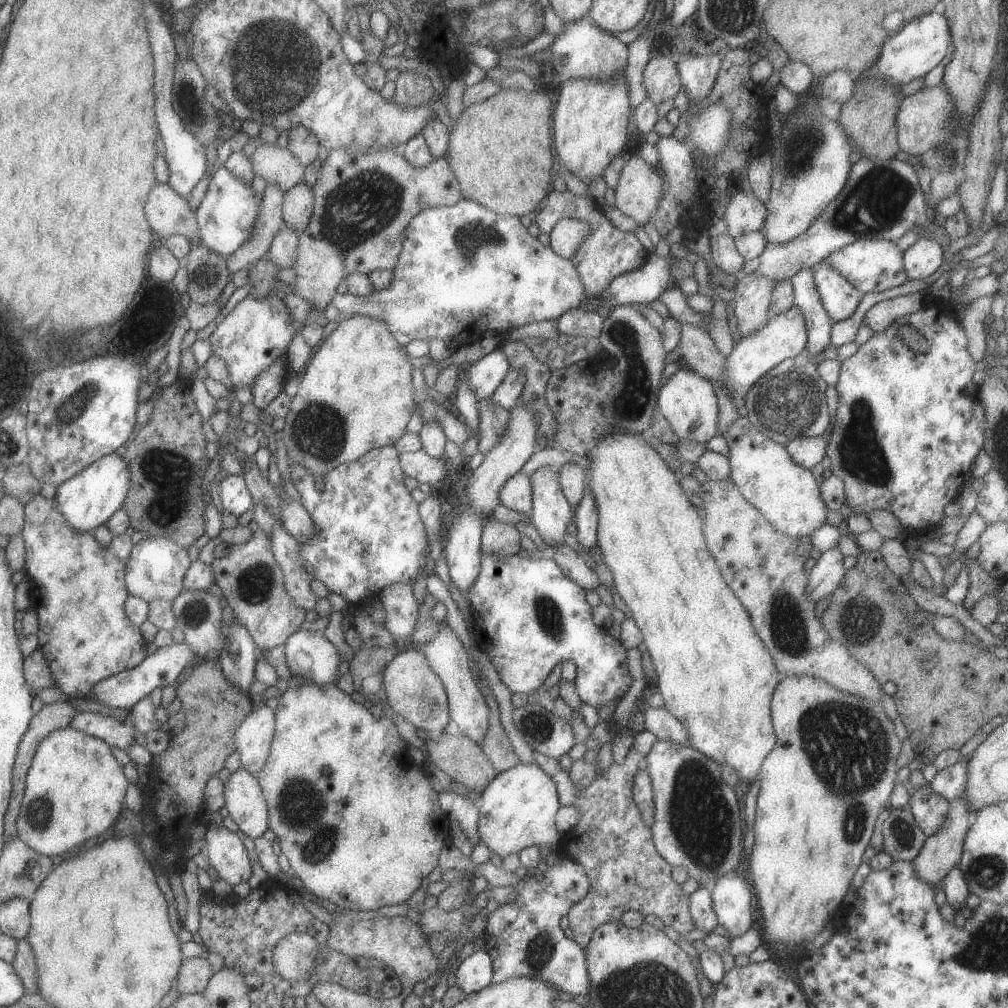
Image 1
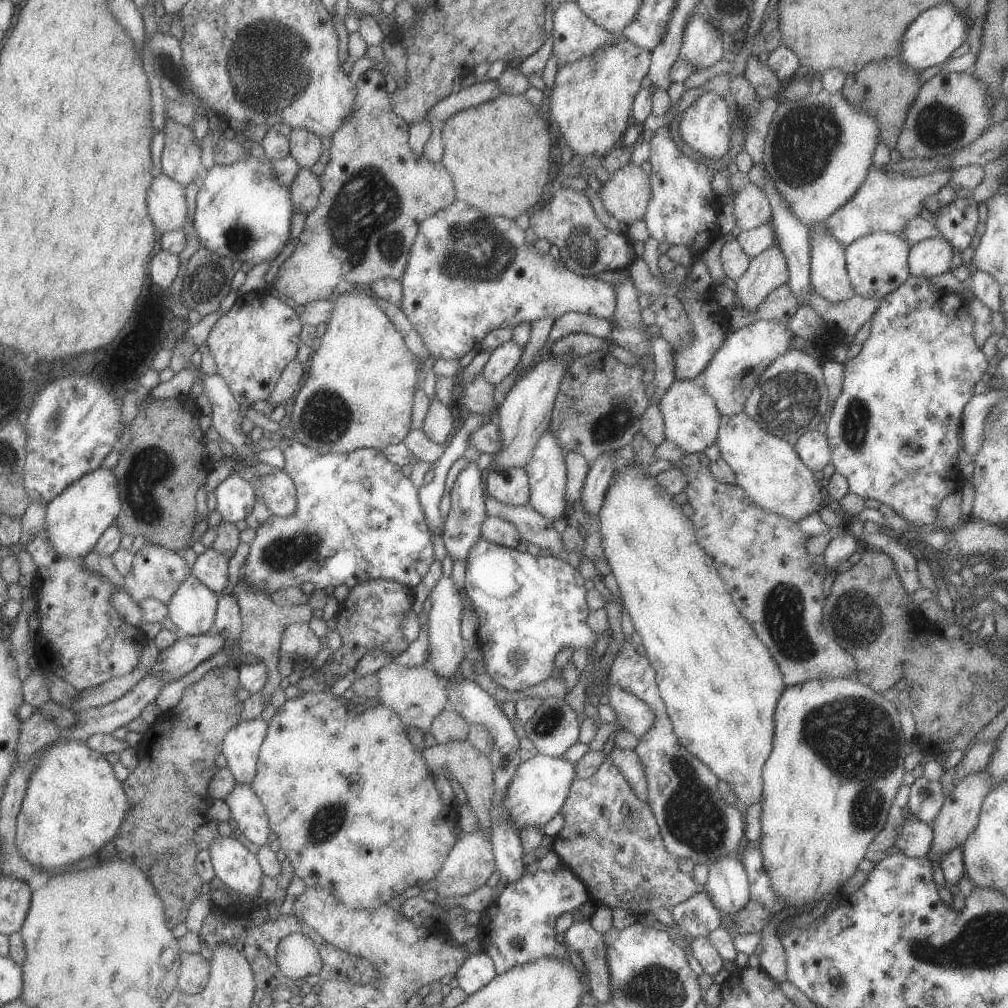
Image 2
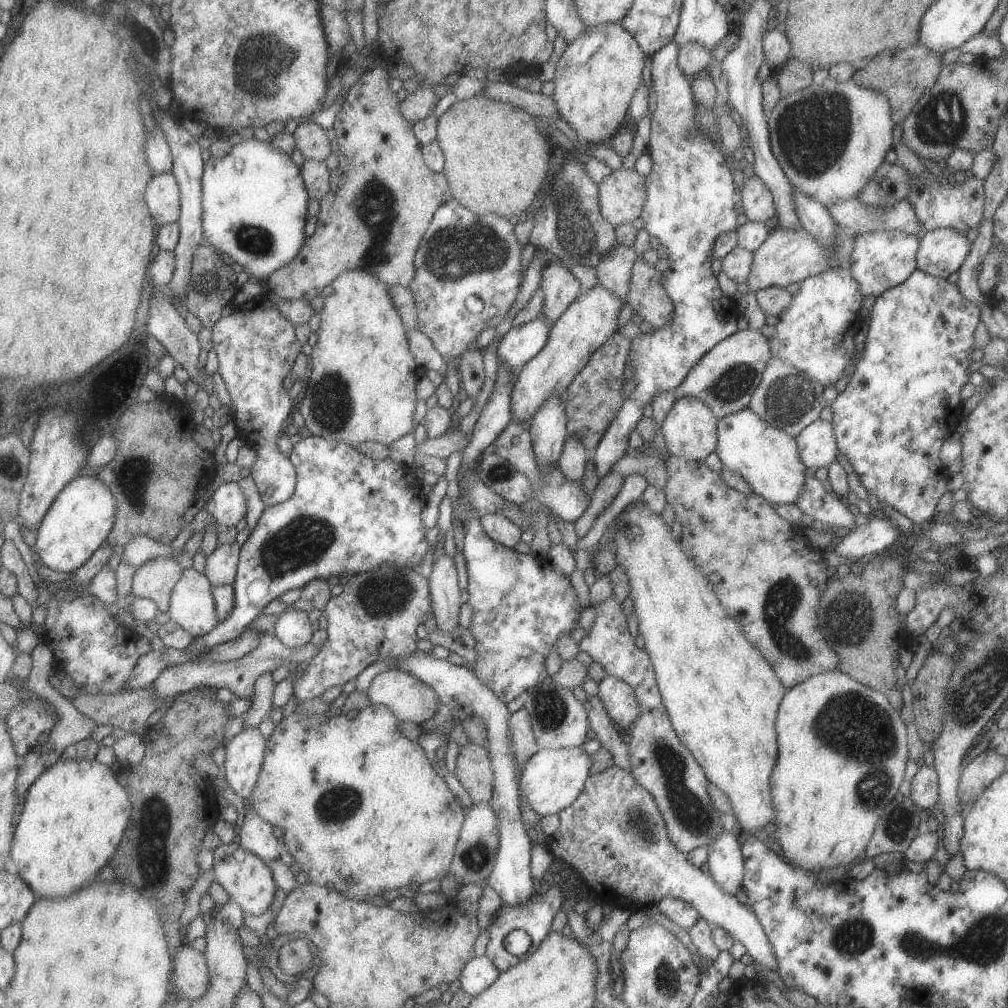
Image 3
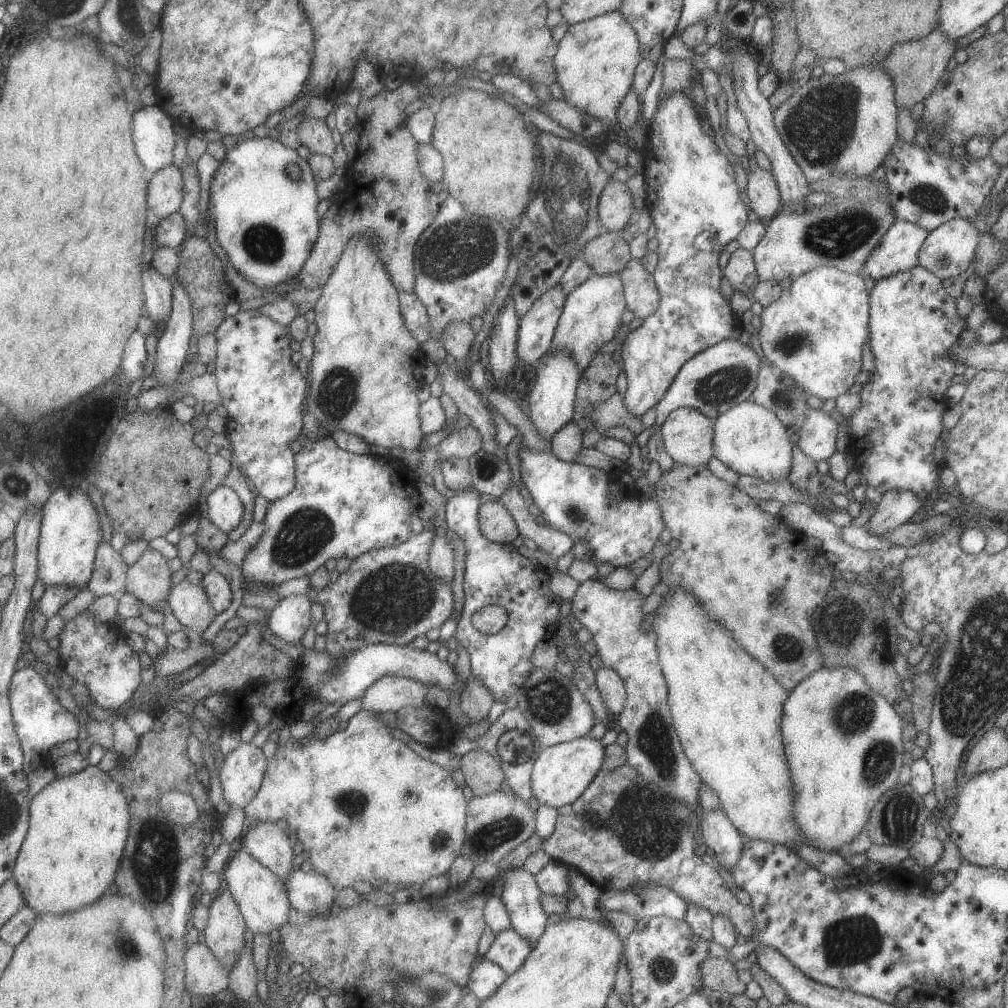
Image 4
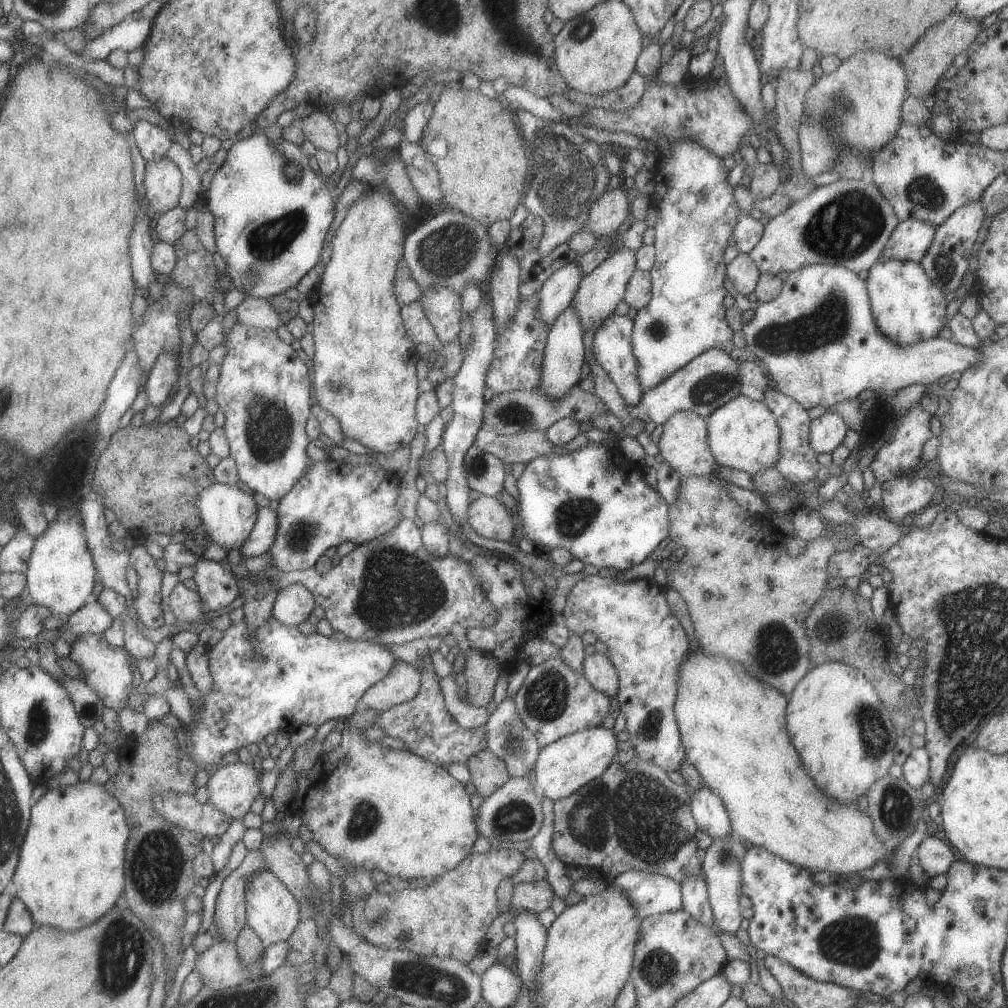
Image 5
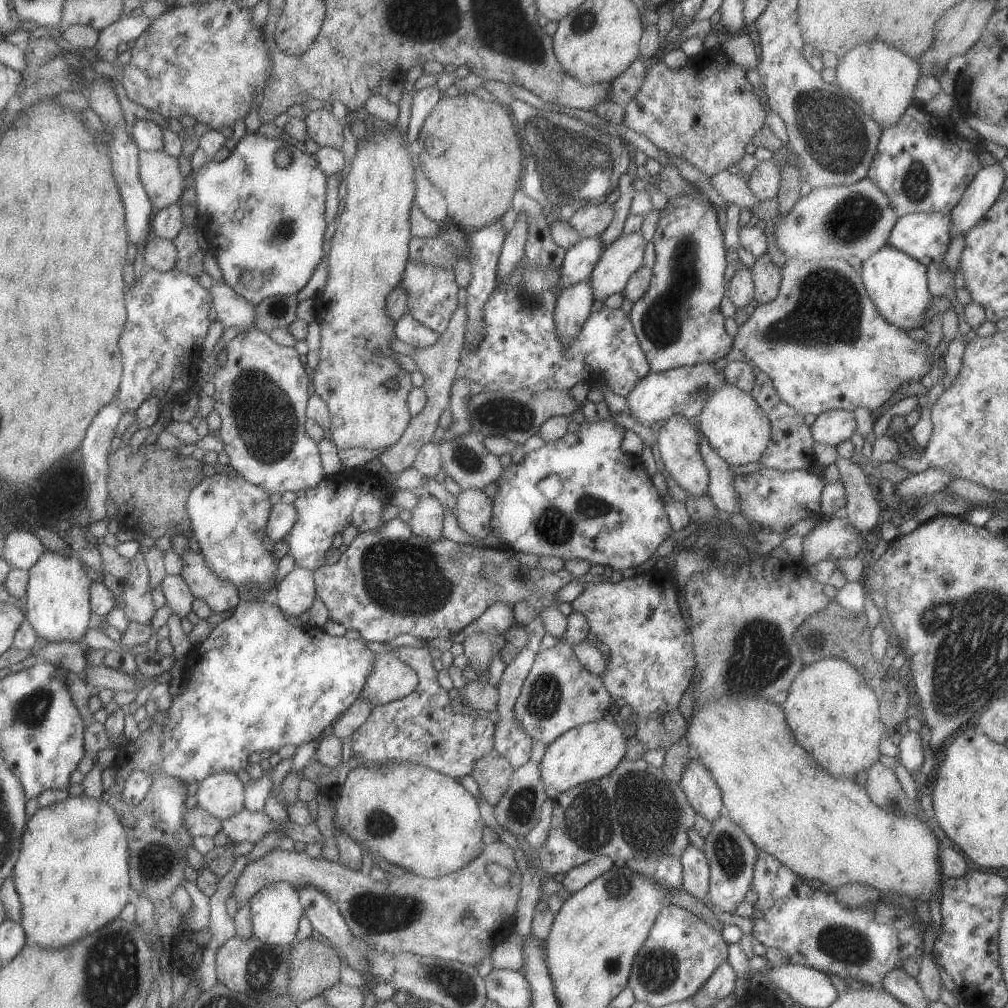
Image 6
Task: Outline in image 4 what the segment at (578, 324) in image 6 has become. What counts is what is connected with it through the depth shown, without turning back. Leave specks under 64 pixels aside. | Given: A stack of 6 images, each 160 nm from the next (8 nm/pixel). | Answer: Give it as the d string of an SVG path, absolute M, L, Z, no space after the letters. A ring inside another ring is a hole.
M561 350L561 352L545 352L536 363L535 384L529 392L527 408L529 421L533 429L543 440L551 441L557 430L572 421L575 406L575 392L579 382L579 368L575 366L573 358Z

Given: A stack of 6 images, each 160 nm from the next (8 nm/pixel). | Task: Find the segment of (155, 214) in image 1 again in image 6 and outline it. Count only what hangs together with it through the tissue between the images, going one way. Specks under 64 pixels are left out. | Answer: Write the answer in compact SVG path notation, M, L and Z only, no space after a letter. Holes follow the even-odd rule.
M165 151L138 152L138 175L155 210L179 202L184 190L177 159Z

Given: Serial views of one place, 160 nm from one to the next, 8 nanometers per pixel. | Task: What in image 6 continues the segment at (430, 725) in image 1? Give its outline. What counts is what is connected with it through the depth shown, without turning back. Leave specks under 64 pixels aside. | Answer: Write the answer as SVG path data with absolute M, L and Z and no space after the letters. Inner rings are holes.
M375 653L370 675L360 696L373 706L411 694L418 683L415 671L391 653Z

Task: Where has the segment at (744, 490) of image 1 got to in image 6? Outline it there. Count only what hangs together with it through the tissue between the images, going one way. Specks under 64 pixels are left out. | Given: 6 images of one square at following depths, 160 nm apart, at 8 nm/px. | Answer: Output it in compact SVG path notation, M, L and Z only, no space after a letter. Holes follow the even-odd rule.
M729 383L721 385L707 399L695 420L697 429L706 438L708 445L731 466L758 461L771 438L770 422L753 397Z

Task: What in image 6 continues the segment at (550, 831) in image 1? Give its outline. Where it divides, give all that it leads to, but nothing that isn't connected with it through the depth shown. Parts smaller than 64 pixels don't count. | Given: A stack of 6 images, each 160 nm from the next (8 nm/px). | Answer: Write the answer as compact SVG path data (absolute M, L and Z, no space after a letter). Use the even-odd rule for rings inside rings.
M607 717L566 730L554 738L553 742L546 746L543 756L538 762L546 796L550 799L555 798L564 790L609 774L624 758L626 738L621 732L619 722L615 724Z

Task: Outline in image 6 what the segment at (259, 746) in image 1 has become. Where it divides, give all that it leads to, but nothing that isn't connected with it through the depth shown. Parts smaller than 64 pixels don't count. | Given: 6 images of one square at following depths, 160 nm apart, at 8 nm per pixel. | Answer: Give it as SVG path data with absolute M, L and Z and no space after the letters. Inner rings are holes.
M218 772L206 776L196 791L196 806L220 821L244 808L244 785L234 772Z

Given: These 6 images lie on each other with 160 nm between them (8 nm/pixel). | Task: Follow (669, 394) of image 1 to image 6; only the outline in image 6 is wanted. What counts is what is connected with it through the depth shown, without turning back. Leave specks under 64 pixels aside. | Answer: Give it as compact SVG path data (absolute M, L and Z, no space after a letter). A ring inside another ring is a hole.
M673 415L665 421L655 435L659 458L671 478L687 492L687 495L698 497L707 495L708 470L699 454L698 429L694 420L681 415Z

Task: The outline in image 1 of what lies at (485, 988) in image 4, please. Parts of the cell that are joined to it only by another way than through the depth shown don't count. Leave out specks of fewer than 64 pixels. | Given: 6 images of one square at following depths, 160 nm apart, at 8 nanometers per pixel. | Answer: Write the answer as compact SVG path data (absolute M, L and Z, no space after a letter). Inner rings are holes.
M485 949L473 952L458 965L455 973L455 986L464 994L471 994L490 985L492 964Z

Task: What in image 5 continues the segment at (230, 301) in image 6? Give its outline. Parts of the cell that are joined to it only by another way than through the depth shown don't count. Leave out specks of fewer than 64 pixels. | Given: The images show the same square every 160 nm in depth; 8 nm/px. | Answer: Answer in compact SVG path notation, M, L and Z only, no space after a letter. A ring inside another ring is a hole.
M247 296L235 307L235 313L237 322L249 328L275 331L278 326L285 324L281 322L279 314L273 312L273 306L263 298Z

